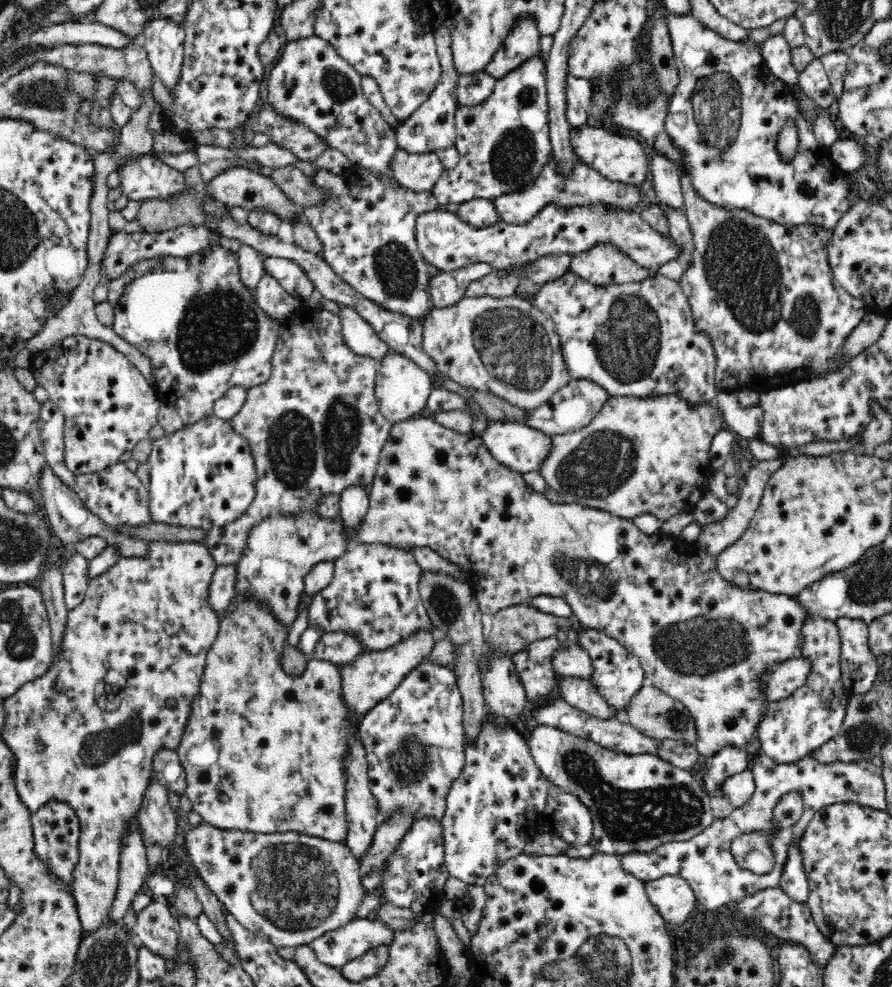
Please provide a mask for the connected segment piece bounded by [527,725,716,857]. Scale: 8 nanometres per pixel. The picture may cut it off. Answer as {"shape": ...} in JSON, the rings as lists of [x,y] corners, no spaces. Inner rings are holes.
{"shape":[[[538,725],[532,730],[527,745],[546,781],[551,786],[578,797],[590,810],[593,830],[589,846],[596,852],[620,857],[628,852],[654,851],[668,842],[694,838],[716,819],[711,808],[711,796],[702,789],[702,785],[693,778],[691,772],[674,767],[660,760],[655,754],[628,755],[614,752],[591,740],[546,725]]]}

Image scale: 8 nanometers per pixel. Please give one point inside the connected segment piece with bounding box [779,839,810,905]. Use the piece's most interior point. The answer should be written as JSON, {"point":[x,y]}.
{"point":[794,883]}

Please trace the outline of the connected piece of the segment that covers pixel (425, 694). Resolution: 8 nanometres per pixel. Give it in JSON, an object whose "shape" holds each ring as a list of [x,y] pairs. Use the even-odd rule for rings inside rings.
{"shape":[[[424,660],[411,670],[385,699],[379,700],[361,720],[361,744],[365,748],[370,789],[378,798],[381,818],[389,817],[400,808],[408,808],[418,817],[441,819],[446,810],[446,796],[464,768],[465,746],[463,700],[458,675],[453,666]]]}

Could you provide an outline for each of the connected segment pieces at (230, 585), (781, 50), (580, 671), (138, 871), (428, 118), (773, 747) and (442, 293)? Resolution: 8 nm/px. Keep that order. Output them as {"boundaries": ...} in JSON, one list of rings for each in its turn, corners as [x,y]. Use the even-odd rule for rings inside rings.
{"boundaries":[[[[238,563],[219,564],[210,584],[210,605],[223,614],[227,604],[236,594],[238,586]]],[[[783,35],[771,36],[759,43],[759,47],[761,48],[761,57],[770,72],[790,87],[798,86],[799,72],[793,66],[792,47]]],[[[580,644],[566,646],[556,652],[554,667],[562,677],[576,677],[590,681],[594,675],[594,659],[588,649]]],[[[138,823],[126,838],[121,858],[121,883],[114,905],[110,908],[110,917],[122,920],[134,900],[136,893],[142,890],[145,876],[152,869],[147,863],[146,847],[140,837]]],[[[438,23],[434,34],[438,57],[440,57],[442,65],[442,76],[438,80],[438,87],[432,92],[430,98],[422,103],[416,112],[413,112],[409,119],[401,121],[401,124],[396,126],[395,137],[399,148],[411,155],[428,154],[438,149],[450,148],[456,140],[455,112],[457,106],[453,96],[455,82],[460,74],[453,63],[452,37],[449,28],[443,23]]],[[[806,616],[798,631],[798,655],[809,663],[809,673],[794,692],[778,702],[768,703],[763,717],[757,722],[764,755],[780,764],[792,764],[833,739],[846,716],[851,693],[843,683],[841,648],[838,625],[833,620]]],[[[475,262],[454,270],[442,271],[429,282],[429,296],[432,308],[447,308],[466,297],[466,288],[473,280],[492,272],[488,262]]]]}

